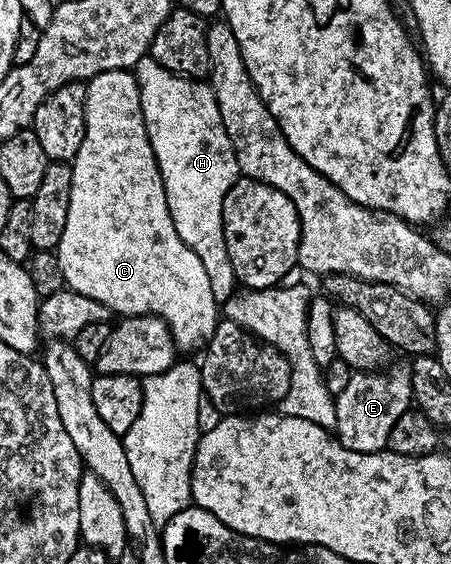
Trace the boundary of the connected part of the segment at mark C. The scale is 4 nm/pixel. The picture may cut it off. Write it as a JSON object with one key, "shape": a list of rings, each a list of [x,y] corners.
{"shape":[[[131,70],[107,71],[98,73],[86,83],[86,129],[82,137],[82,145],[78,153],[70,160],[72,165],[72,184],[70,185],[70,213],[66,213],[66,229],[62,233],[62,241],[55,252],[62,265],[65,284],[71,290],[82,293],[102,305],[106,305],[117,316],[156,315],[170,329],[173,341],[181,352],[203,348],[214,333],[218,322],[218,304],[214,301],[214,292],[210,290],[210,277],[206,277],[206,269],[202,269],[202,261],[198,261],[198,253],[190,249],[178,237],[178,229],[174,229],[174,221],[170,217],[170,209],[166,201],[166,189],[162,185],[162,173],[158,169],[158,161],[154,157],[154,149],[150,145],[150,137],[146,133],[146,125],[142,117],[140,104],[140,86]]]}

